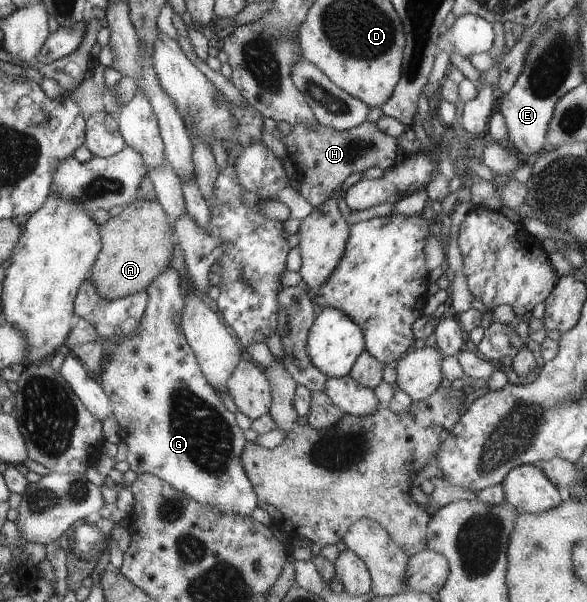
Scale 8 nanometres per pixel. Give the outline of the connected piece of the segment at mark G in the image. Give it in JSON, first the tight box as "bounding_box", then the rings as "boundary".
{"bounding_box":[97,267,258,515],"boundary":[[[167,267],[155,277],[144,294],[148,305],[139,326],[110,351],[110,358],[97,377],[107,393],[112,413],[120,426],[119,435],[127,445],[129,468],[140,474],[152,474],[168,482],[196,501],[222,513],[250,515],[258,498],[241,462],[245,436],[235,421],[235,413],[225,408],[214,386],[205,378],[197,357],[181,332],[184,300],[180,293],[180,274]]]}

